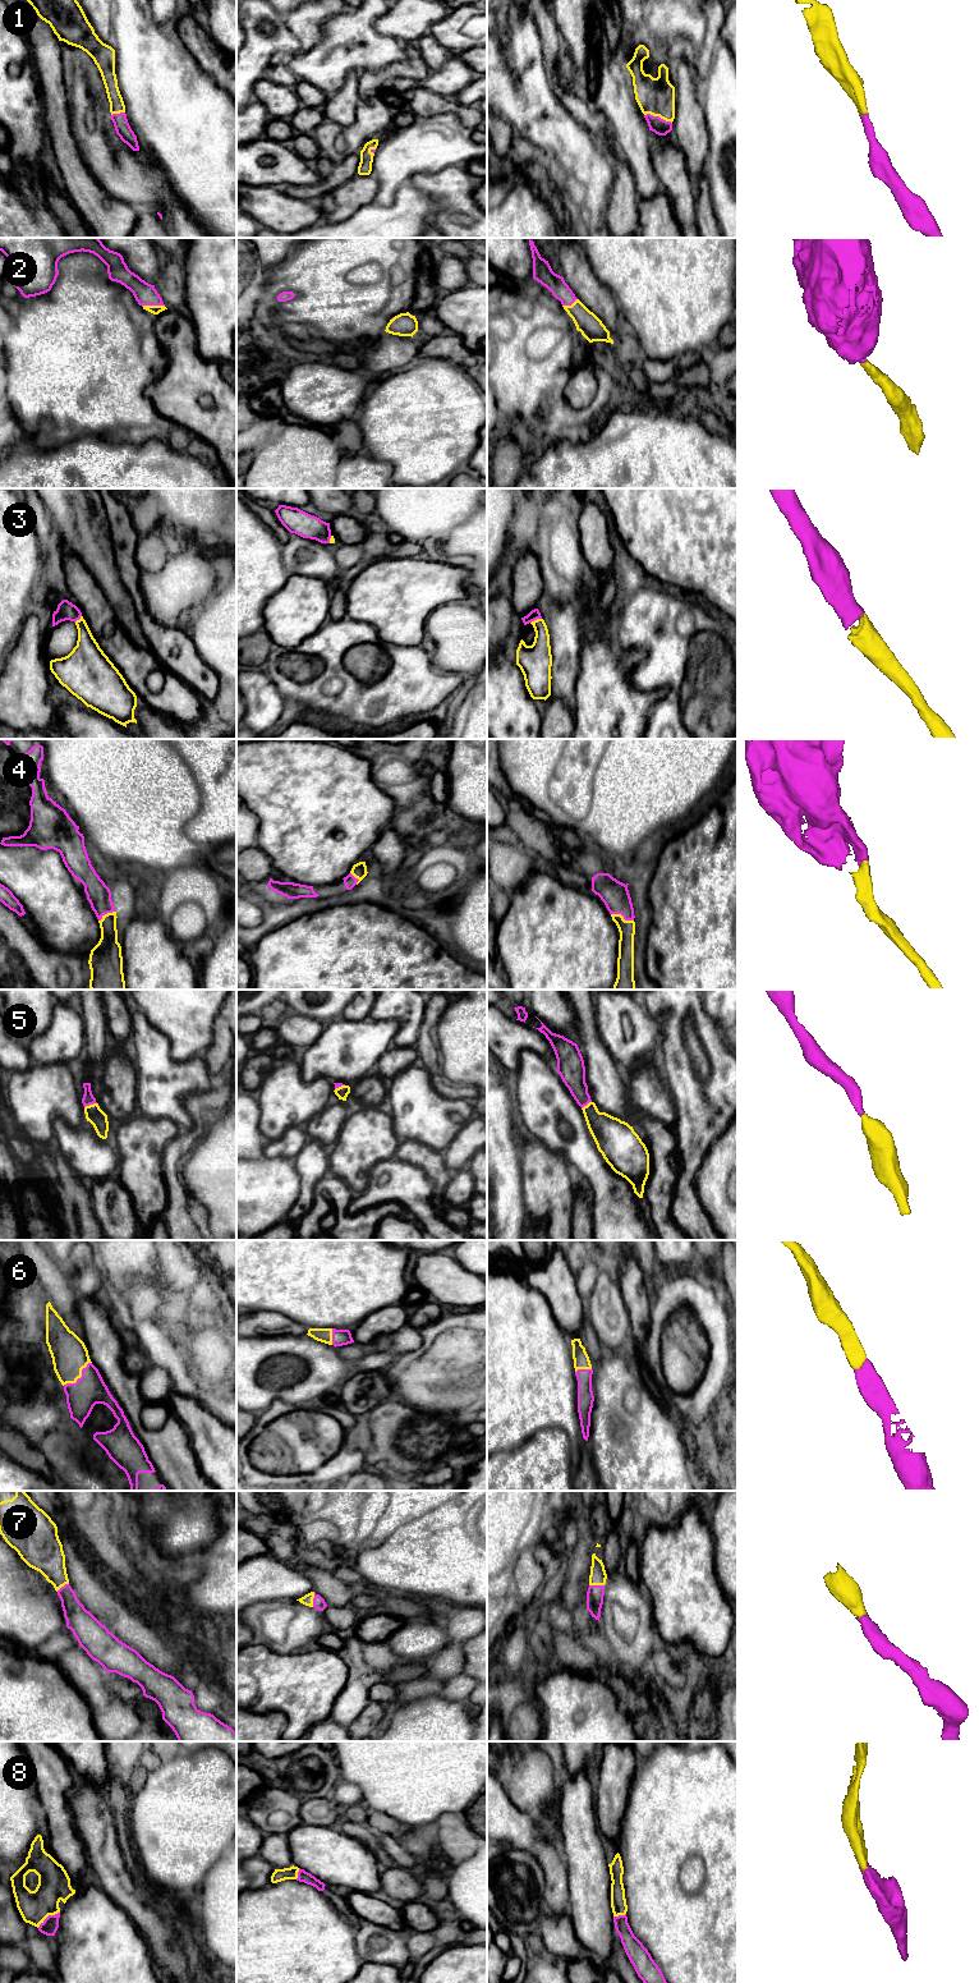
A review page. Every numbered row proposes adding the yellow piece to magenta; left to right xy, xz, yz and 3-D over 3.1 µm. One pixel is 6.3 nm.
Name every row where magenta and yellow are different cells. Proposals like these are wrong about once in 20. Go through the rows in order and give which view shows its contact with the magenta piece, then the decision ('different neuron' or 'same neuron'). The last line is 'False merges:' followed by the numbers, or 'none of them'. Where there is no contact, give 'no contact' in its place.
1: contact in yz; same neuron
2: contact in xy; same neuron
3: contact in yz; same neuron
4: contact in yz; same neuron
5: contact in xy; same neuron
6: contact in xy; same neuron
7: contact in yz; same neuron
8: contact in xy; same neuron
False merges: none of them

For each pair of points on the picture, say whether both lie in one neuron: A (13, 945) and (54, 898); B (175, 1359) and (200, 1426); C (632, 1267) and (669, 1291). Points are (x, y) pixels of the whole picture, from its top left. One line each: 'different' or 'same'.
A: different
B: different
C: different

